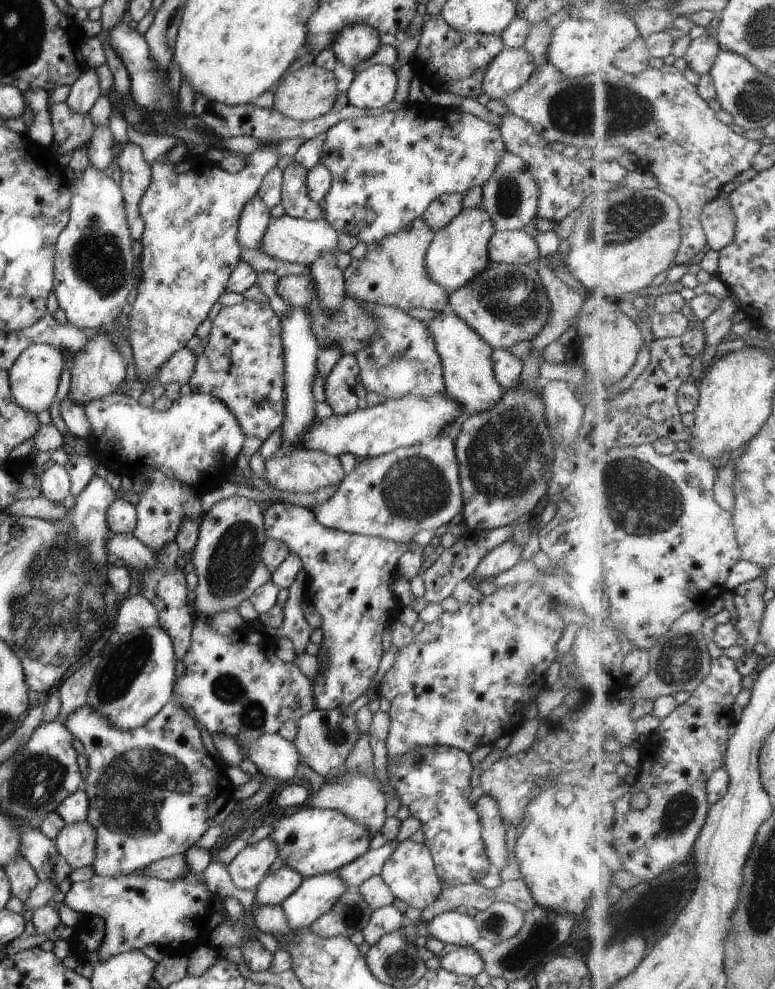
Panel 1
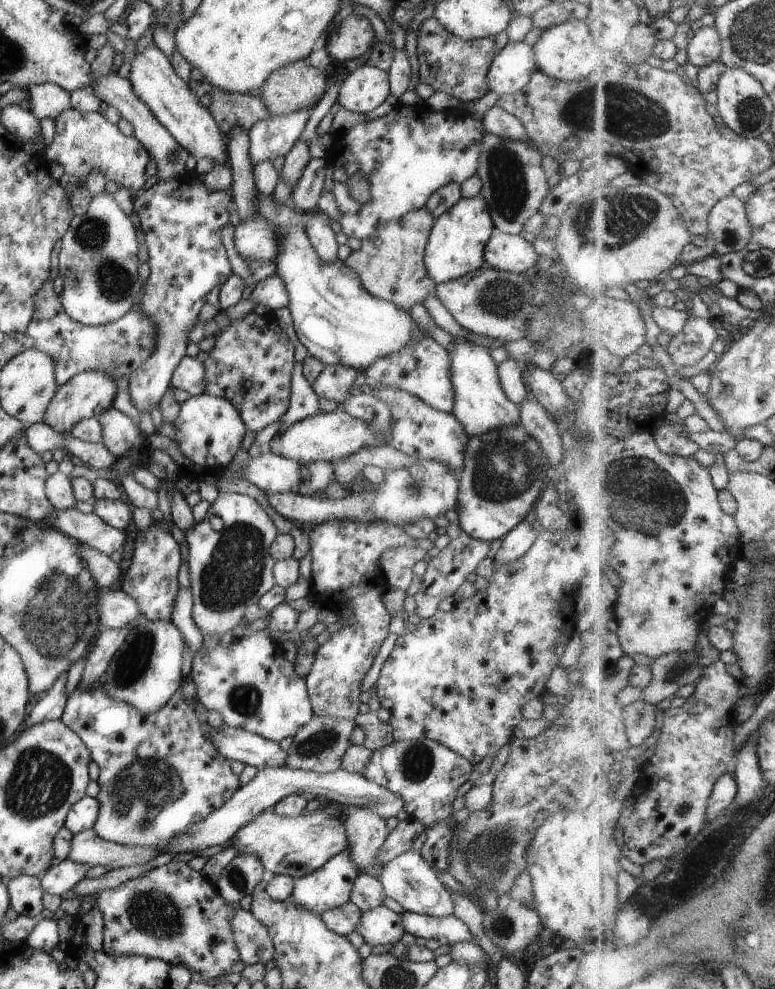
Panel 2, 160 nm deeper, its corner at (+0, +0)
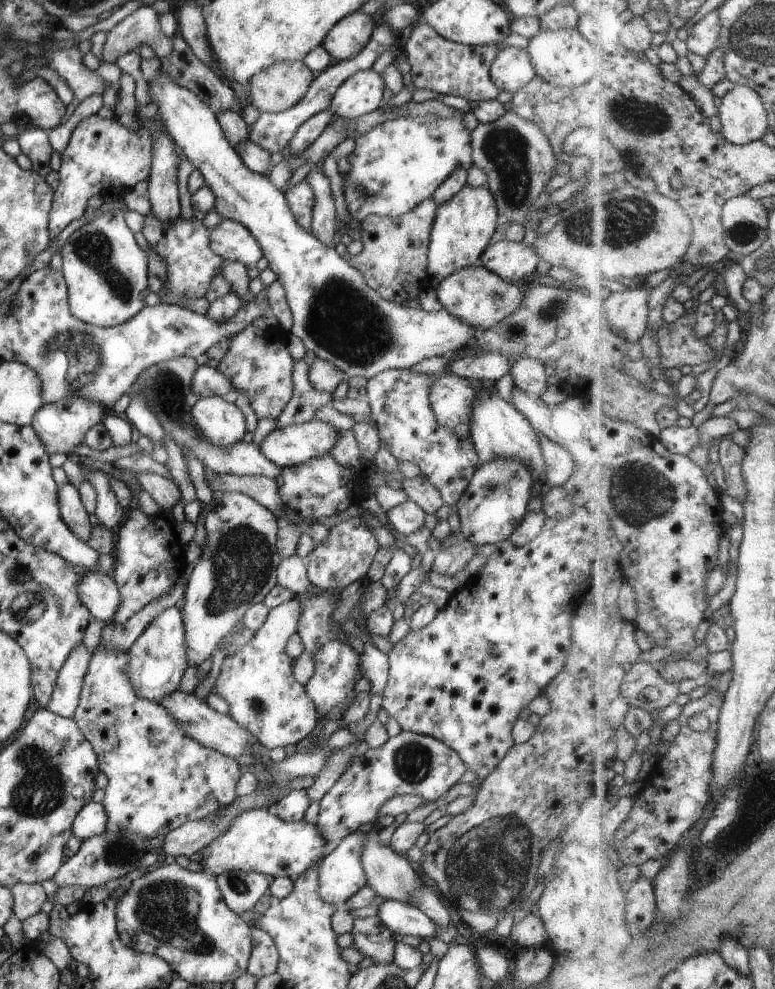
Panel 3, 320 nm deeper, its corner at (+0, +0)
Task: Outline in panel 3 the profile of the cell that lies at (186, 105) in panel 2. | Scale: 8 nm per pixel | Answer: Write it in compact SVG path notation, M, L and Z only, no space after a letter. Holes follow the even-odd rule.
M161 70L157 76L147 81L150 102L157 106L157 115L165 127L166 134L183 152L183 158L205 178L204 184L211 188L214 200L214 212L222 219L243 224L259 244L261 256L275 274L277 282L285 292L285 299L293 316L293 325L289 333L303 343L305 350L313 352L316 358L333 364L347 377L362 376L366 379L383 370L407 369L421 358L442 356L465 347L465 342L475 334L476 328L461 324L455 316L450 316L442 307L437 311L411 309L380 298L371 288L366 287L363 276L353 266L343 260L333 247L328 247L301 228L282 192L276 190L268 178L255 174L245 167L239 156L225 140L217 121L216 113L207 107L191 90L177 86L173 78L165 76Z

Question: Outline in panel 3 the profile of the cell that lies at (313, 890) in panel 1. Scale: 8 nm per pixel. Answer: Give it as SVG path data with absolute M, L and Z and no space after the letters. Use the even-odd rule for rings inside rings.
M363 833L347 834L330 847L329 852L317 863L317 896L325 904L342 906L365 882L361 868Z

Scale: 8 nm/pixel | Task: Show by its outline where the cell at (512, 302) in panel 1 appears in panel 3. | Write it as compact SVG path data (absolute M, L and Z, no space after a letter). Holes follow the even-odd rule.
M473 265L459 268L453 274L449 274L435 288L439 307L442 307L450 316L455 316L461 324L473 326L476 330L485 331L493 328L497 322L505 319L509 314L513 314L519 306L523 295L519 292L515 283L503 280L489 272L484 267L474 267Z

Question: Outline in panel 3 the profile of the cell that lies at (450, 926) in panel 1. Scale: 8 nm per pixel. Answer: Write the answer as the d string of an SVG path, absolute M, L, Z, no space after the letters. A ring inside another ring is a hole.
M388 899L378 907L377 918L395 934L423 939L435 938L444 931L444 928L438 926L437 922L429 920L423 912L409 903Z

